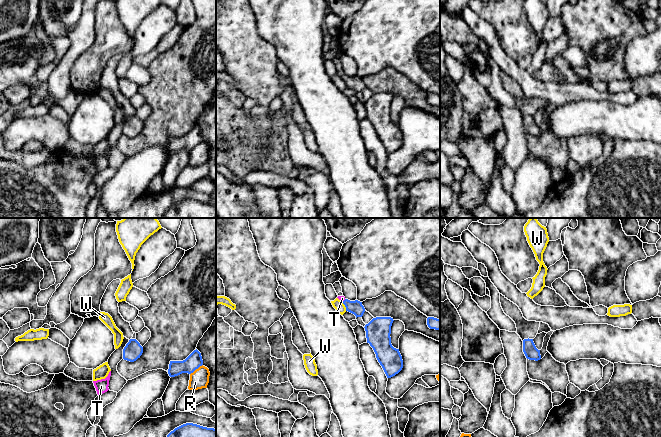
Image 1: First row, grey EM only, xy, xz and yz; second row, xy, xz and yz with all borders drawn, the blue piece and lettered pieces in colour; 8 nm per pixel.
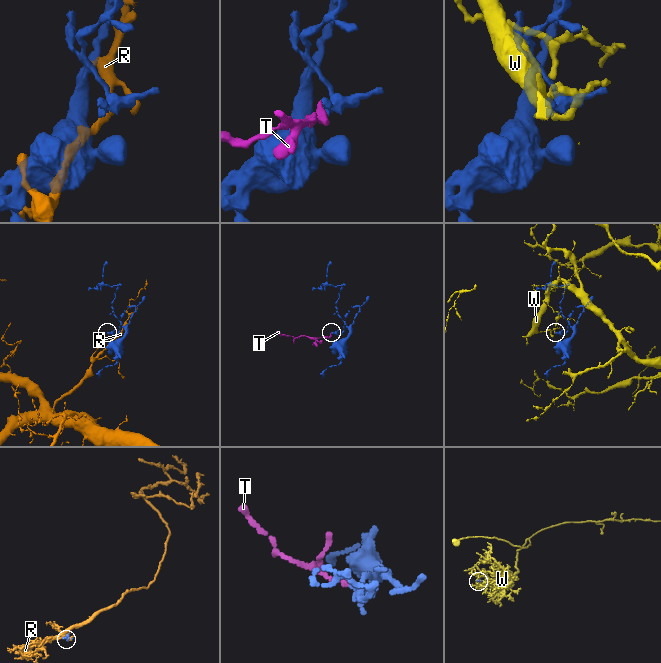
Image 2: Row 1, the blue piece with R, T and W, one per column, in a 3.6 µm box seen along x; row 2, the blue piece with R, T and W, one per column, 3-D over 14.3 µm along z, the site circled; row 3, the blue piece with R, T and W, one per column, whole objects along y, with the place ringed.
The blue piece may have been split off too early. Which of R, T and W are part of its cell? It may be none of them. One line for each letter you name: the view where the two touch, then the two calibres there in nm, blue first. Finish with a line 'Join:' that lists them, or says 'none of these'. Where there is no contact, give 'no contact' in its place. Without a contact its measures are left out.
T: meets blue in xz; 110 nm thick on the blue side, 50 nm on the other
Join: T

